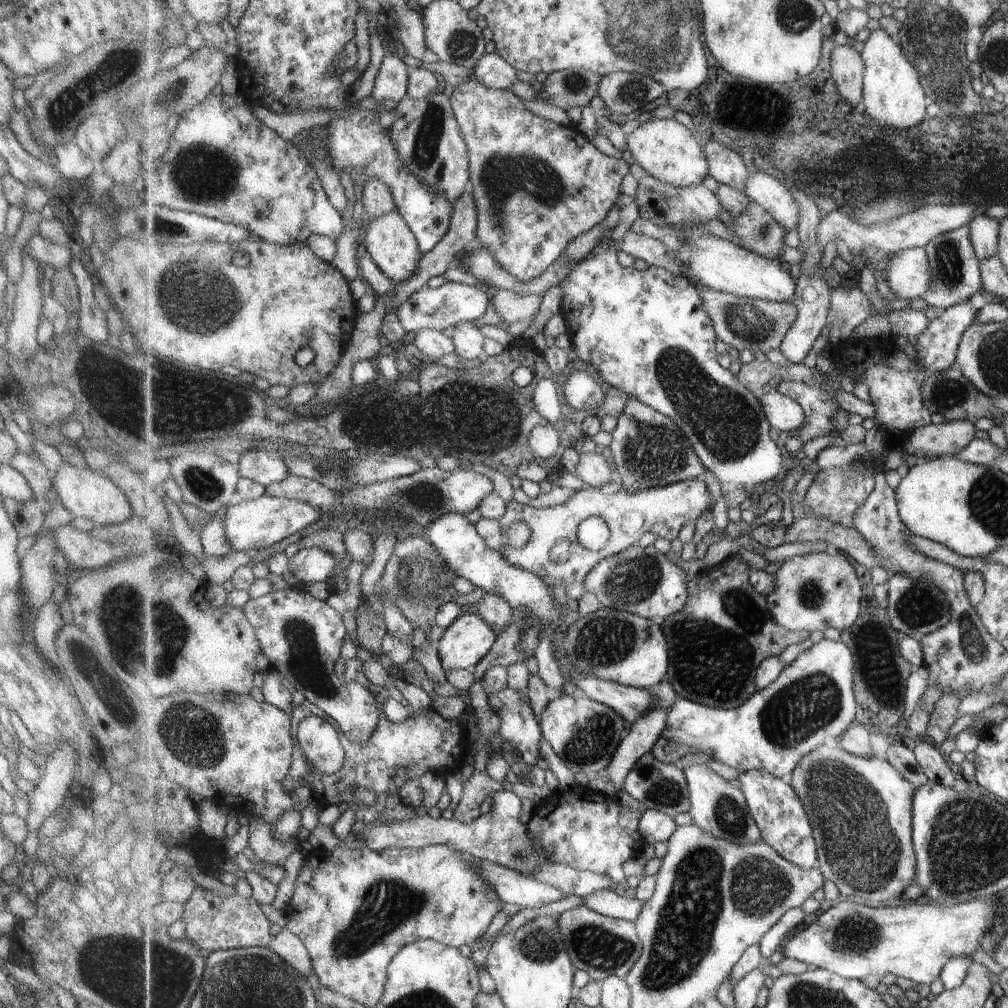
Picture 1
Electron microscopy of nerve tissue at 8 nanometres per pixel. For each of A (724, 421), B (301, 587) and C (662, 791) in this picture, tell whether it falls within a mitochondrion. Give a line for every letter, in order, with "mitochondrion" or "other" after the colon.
A: mitochondrion
B: other
C: mitochondrion

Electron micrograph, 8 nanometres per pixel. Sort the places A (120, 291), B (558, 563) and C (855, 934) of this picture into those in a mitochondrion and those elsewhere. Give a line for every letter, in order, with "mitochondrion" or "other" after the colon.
A: other
B: other
C: mitochondrion

